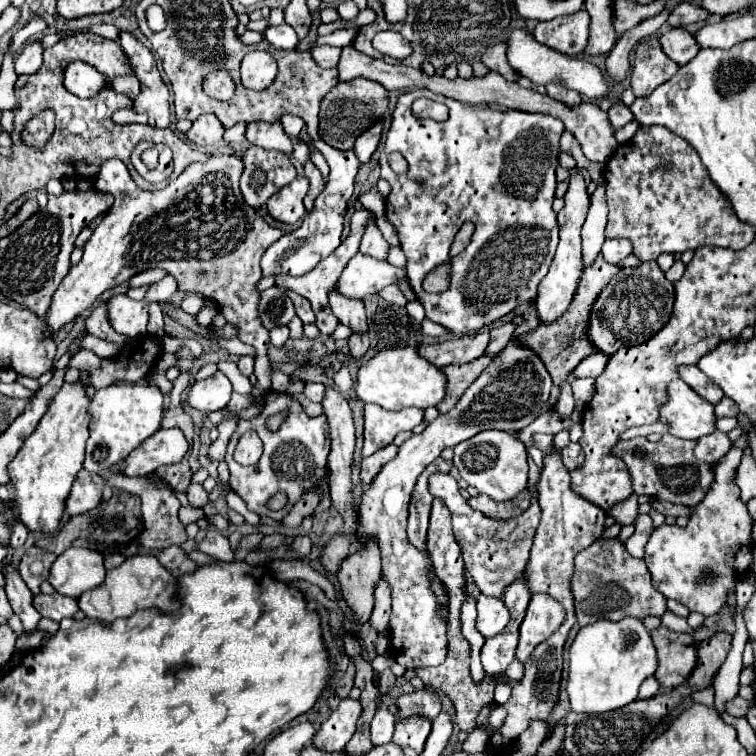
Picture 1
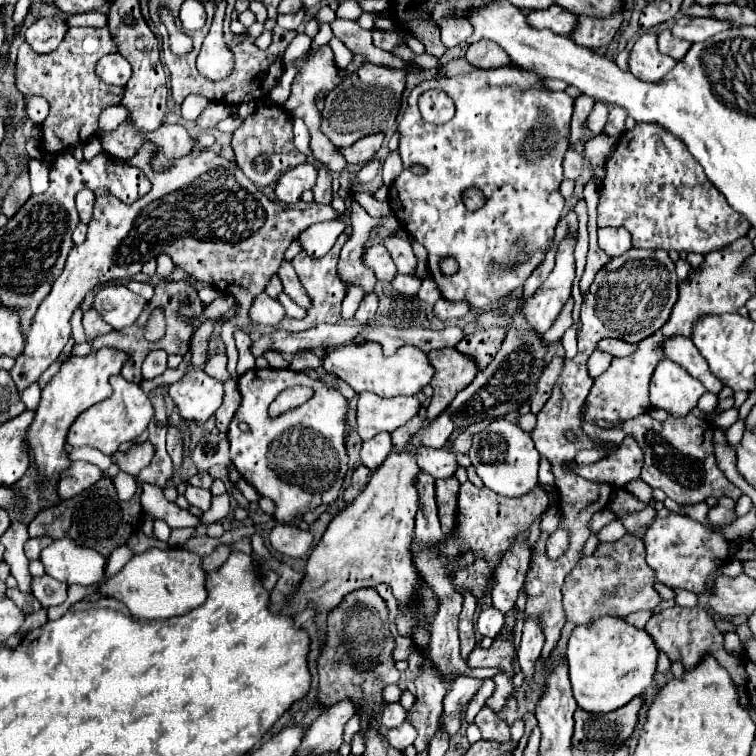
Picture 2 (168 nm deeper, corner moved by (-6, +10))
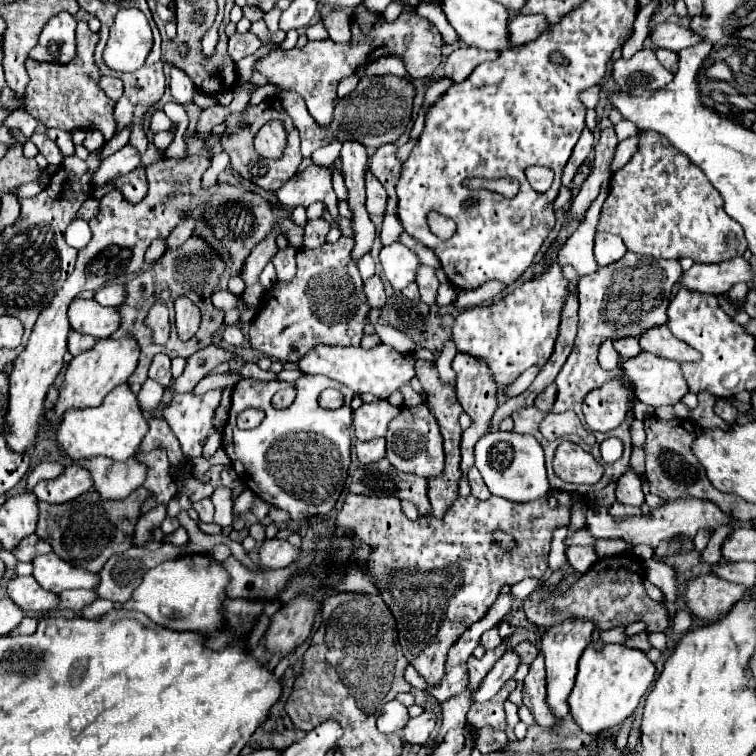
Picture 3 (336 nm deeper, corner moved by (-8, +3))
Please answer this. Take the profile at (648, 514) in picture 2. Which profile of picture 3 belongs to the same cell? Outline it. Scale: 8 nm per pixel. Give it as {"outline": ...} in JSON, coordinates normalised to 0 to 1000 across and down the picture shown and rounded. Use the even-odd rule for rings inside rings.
{"outline":[[[812,664],[810,669],[804,669],[804,677],[812,685],[823,685],[823,683],[849,683],[849,675],[847,672],[839,672],[839,669],[831,669],[831,667],[823,667],[823,664]]]}

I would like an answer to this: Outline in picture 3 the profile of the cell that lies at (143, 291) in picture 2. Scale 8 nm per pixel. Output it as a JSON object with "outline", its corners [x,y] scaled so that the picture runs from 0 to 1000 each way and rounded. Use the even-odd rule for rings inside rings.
{"outline":[[[157,368],[142,374],[135,384],[127,386],[124,394],[135,402],[135,405],[159,405],[167,399],[167,381]]]}

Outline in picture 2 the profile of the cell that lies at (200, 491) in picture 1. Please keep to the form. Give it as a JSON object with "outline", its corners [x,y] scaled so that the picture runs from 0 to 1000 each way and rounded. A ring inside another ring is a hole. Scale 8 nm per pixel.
{"outline":[[[246,644],[243,657],[249,660],[251,668],[257,668],[257,671],[262,671],[262,673],[267,673],[267,676],[275,676],[275,673],[278,673],[278,660],[280,660],[280,655],[278,655],[275,647]]]}

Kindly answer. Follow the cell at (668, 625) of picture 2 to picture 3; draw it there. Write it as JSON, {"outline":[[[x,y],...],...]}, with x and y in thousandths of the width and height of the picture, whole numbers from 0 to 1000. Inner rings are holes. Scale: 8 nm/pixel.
{"outline":[[[847,836],[841,841],[833,841],[825,852],[831,852],[833,857],[844,857],[844,860],[860,860],[860,849],[857,849],[857,836]]]}

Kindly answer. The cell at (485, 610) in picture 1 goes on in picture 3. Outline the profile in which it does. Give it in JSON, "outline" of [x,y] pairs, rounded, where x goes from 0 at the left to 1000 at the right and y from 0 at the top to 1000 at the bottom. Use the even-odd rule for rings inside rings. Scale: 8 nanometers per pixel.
{"outline":[[[653,828],[653,831],[648,831],[646,836],[640,836],[638,844],[635,844],[635,852],[638,852],[643,860],[661,854],[661,852],[664,852],[664,844],[661,844],[661,839],[659,839],[659,831]]]}

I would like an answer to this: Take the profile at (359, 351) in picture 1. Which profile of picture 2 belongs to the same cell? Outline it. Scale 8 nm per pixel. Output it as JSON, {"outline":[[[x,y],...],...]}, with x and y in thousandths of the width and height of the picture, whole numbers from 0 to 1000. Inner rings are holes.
{"outline":[[[492,385],[492,388],[484,388],[468,419],[471,419],[479,430],[484,430],[484,427],[489,427],[489,425],[495,422],[497,409],[500,409],[500,393],[497,393],[497,388],[495,388],[495,385]]]}

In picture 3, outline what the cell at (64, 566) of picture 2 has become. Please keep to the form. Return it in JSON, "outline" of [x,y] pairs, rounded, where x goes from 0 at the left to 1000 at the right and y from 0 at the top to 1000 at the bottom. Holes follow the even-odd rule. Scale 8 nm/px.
{"outline":[[[71,730],[48,735],[42,741],[45,746],[45,765],[56,778],[79,786],[82,780],[101,780],[101,778],[114,778],[122,780],[130,775],[130,759],[111,757],[108,751],[98,751],[95,746],[87,746],[79,741]]]}

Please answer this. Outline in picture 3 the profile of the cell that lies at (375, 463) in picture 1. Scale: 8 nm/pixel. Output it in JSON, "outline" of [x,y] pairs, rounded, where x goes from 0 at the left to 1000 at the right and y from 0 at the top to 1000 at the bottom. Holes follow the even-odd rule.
{"outline":[[[497,579],[489,585],[471,585],[471,601],[476,614],[492,614],[511,603],[511,582]]]}

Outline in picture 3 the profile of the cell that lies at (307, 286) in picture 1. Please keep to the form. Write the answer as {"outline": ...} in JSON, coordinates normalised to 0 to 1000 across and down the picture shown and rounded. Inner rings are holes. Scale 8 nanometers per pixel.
{"outline":[[[450,315],[444,323],[429,323],[418,331],[397,328],[392,336],[394,360],[392,368],[384,376],[368,373],[354,389],[352,399],[339,415],[339,421],[331,426],[331,458],[336,463],[344,463],[354,471],[368,474],[370,479],[394,479],[410,460],[418,460],[421,455],[431,458],[476,458],[481,423],[487,418],[487,402],[484,392],[479,386],[479,370],[474,362],[471,349],[463,344],[468,317],[466,315]]]}

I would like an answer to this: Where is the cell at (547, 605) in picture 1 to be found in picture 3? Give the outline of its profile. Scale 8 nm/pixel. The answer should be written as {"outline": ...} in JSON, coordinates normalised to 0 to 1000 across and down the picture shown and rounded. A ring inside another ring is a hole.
{"outline":[[[717,865],[709,868],[709,873],[701,878],[701,889],[693,899],[693,934],[701,937],[701,942],[709,950],[709,958],[728,960],[733,958],[733,947],[728,944],[722,934],[722,886]]]}

